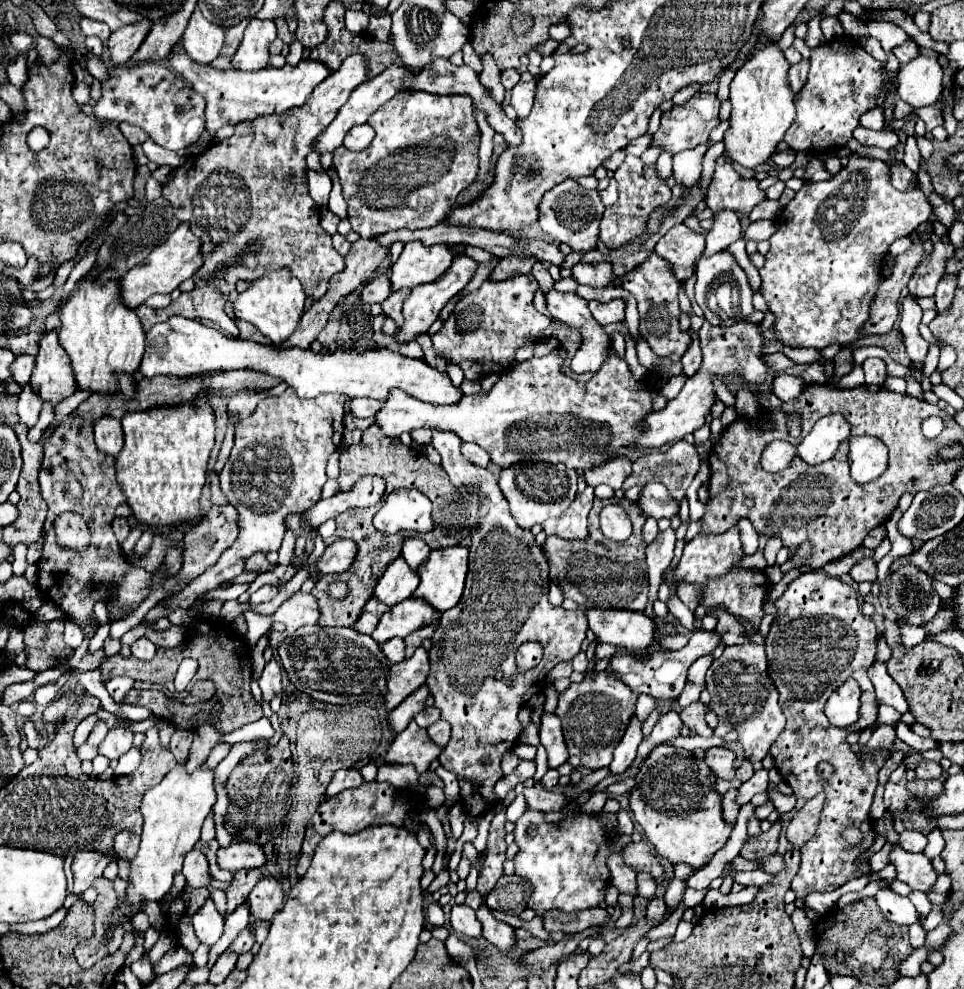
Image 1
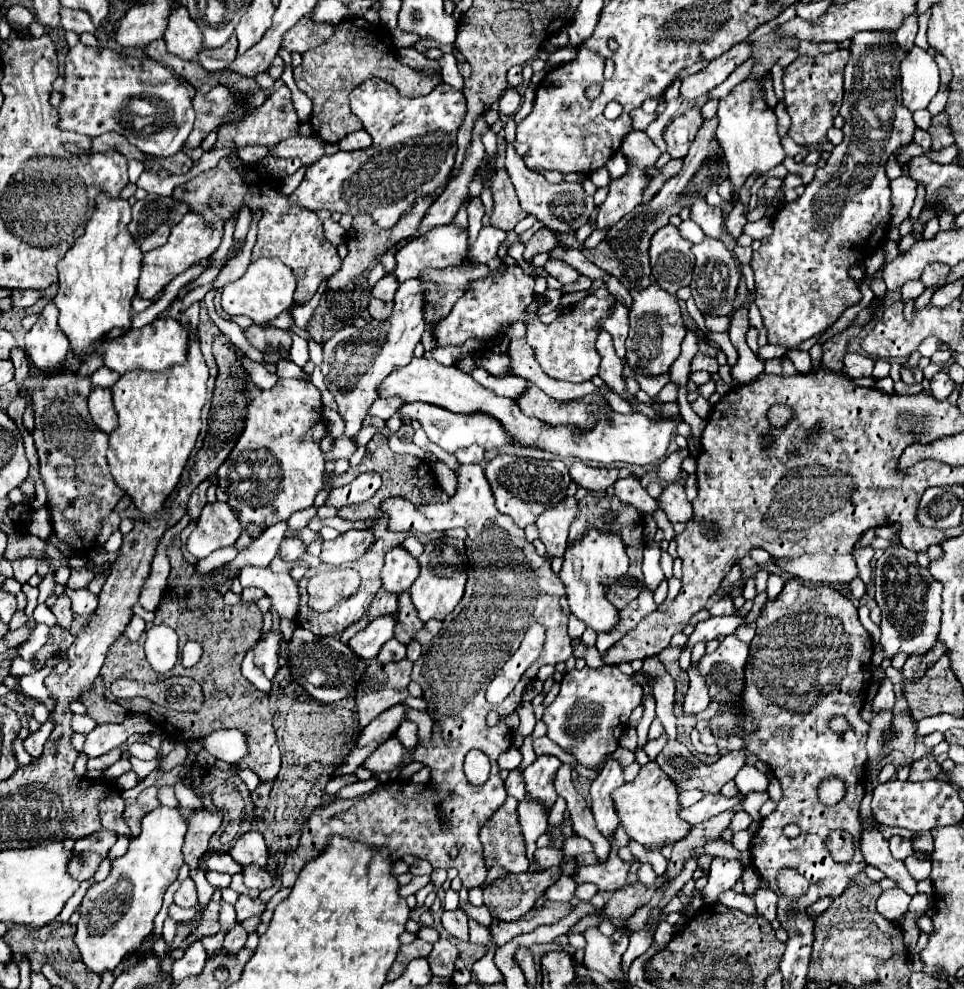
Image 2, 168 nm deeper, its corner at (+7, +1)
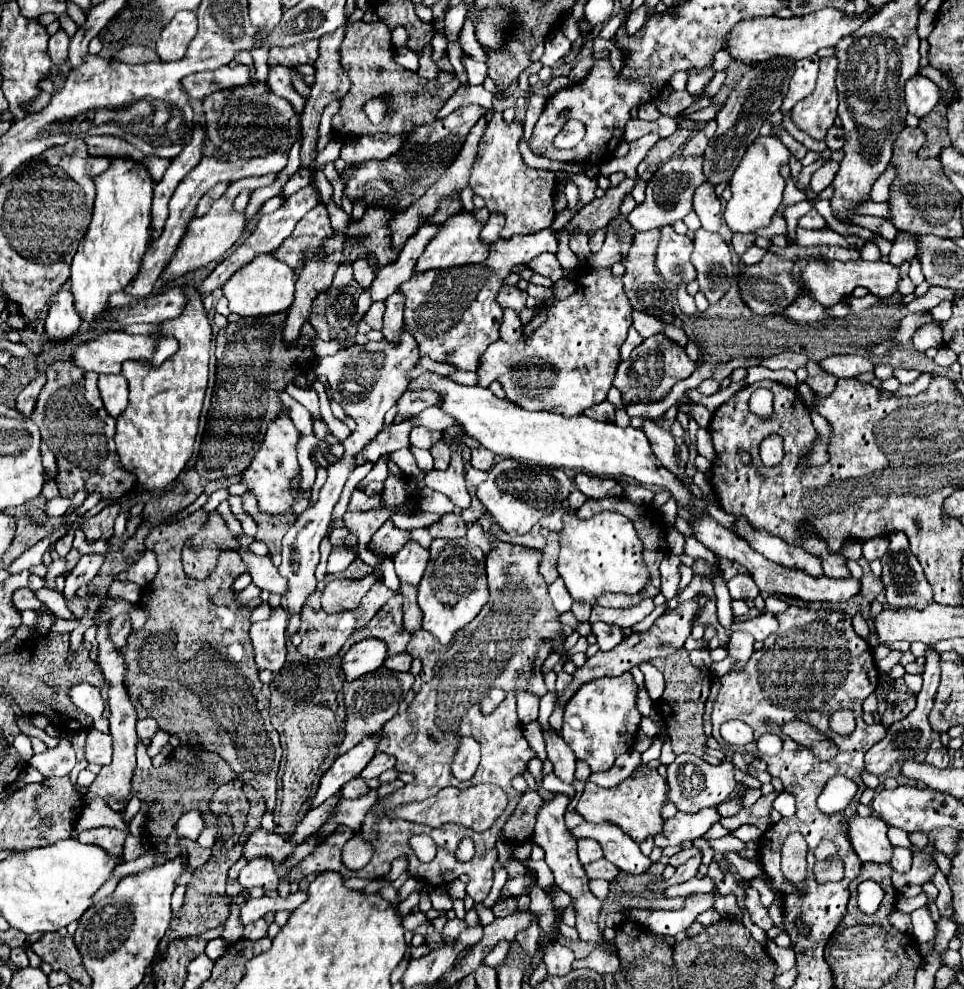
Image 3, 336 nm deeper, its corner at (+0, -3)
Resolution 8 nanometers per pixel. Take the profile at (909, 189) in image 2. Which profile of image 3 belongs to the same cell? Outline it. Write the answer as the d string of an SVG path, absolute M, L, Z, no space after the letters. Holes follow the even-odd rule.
M898 230L898 236L894 240L894 246L892 246L892 252L888 256L888 260L894 264L894 266L900 266L902 260L912 260L914 254L916 254L916 236L904 232L904 230Z

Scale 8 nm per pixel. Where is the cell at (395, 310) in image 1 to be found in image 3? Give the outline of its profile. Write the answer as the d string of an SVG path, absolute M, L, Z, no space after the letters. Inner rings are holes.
M374 302L370 306L370 310L364 314L364 322L368 322L370 328L374 328L374 330L382 330L382 326L384 326L382 318L384 318L384 302Z

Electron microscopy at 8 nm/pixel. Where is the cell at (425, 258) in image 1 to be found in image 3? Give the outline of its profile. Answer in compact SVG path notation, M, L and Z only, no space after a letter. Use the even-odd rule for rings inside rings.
M458 212L456 216L448 218L448 226L444 226L436 234L436 238L426 246L424 254L420 256L420 262L416 264L416 272L442 270L442 268L450 268L450 266L464 266L464 264L484 262L484 258L488 256L488 246L480 242L480 230L482 230L482 226L468 212Z

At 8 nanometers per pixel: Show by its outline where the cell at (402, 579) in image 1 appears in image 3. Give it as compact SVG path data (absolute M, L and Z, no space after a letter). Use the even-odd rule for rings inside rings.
M406 542L400 552L392 558L394 566L396 566L396 574L400 578L400 582L404 584L420 584L422 572L426 568L430 554L426 548L422 548L418 542Z

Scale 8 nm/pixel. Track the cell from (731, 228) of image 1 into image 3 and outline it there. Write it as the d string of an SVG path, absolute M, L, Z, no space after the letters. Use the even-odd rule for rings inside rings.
M704 182L702 186L696 188L696 192L694 192L694 212L698 214L704 230L708 230L708 232L720 230L722 206L720 206L720 200L716 198L716 194L714 194L712 184Z

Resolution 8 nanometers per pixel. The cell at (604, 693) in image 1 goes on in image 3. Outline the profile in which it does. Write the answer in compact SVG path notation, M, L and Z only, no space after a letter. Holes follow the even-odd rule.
M624 672L622 676L616 676L616 678L598 678L596 682L586 682L584 686L580 686L580 690L576 690L576 696L572 696L566 702L564 720L562 720L562 738L564 742L568 742L576 758L584 760L592 768L592 772L610 770L614 766L614 760L634 746L638 724L642 720L642 714L636 706L636 692L638 692L638 686L632 674Z

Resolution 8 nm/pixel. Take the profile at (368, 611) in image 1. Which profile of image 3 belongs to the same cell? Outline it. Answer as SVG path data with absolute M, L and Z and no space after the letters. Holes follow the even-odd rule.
M400 594L392 596L364 628L356 630L346 642L346 646L360 642L364 638L384 640L388 644L388 654L398 654L406 650L410 634L402 626L402 596Z

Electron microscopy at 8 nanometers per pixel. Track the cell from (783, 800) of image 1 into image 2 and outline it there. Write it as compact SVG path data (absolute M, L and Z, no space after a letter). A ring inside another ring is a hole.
M751 792L751 794L747 794L745 804L743 804L743 810L745 810L747 814L751 814L753 822L759 822L759 820L761 820L759 808L761 808L761 804L763 804L767 798L769 798L767 792Z

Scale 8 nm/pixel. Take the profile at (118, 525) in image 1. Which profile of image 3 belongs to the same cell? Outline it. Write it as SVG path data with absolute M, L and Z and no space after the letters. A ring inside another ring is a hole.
M108 506L102 512L98 512L96 516L88 518L82 522L80 530L86 534L88 542L96 542L96 540L110 540L110 536L114 534L114 520L120 514L120 506Z

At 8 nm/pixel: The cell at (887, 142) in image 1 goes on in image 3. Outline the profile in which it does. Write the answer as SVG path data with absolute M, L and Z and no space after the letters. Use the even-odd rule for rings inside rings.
M832 126L828 130L828 134L826 134L826 144L828 144L830 150L840 150L844 146L844 132L842 132L842 128Z

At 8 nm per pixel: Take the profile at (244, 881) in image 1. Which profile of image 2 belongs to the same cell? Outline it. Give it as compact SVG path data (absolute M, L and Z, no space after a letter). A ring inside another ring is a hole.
M215 890L211 902L207 904L203 918L197 926L197 930L193 934L189 934L183 942L181 942L181 950L187 950L193 942L205 938L205 936L213 936L219 932L219 902L221 902L221 890Z

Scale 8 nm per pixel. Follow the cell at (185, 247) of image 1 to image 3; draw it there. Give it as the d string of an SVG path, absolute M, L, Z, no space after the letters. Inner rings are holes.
M240 180L232 182L226 192L212 204L212 208L202 218L194 218L188 224L186 234L180 240L180 244L178 244L178 248L176 248L170 264L162 272L162 282L170 282L170 280L174 280L178 276L184 276L188 272L194 272L194 270L210 264L214 260L220 260L240 240L240 236L246 230L246 218L244 218L244 214L234 212L232 204L241 191L242 182Z

